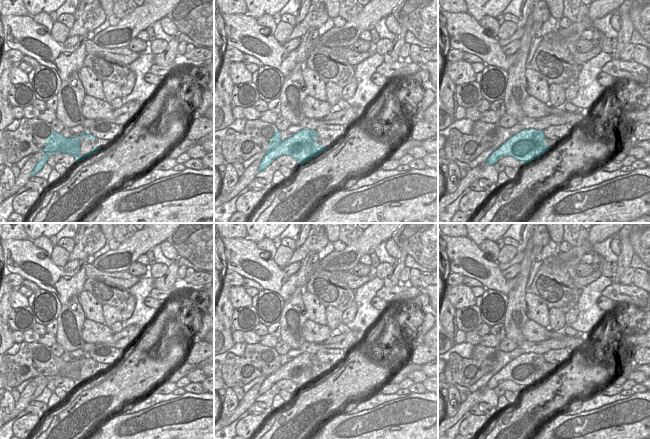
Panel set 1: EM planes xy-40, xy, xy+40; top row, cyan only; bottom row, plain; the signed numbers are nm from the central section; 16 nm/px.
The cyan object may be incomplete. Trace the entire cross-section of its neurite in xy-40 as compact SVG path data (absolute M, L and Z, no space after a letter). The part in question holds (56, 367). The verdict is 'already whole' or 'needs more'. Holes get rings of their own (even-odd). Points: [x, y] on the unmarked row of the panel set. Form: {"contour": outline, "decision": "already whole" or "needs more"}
{"contour": "M52 352L52 356L48 360L48 363L45 366L46 371L43 372L42 374L42 376L44 376L45 379L31 395L30 401L33 401L43 392L44 388L47 387L48 381L50 379L56 380L57 377L67 377L74 380L75 386L78 387L101 373L100 370L97 370L91 376L81 380L80 366L79 366L80 361L90 361L92 364L96 364L96 361L94 361L89 356L80 358L79 360L75 360L73 362L66 362L60 357L56 357Z", "decision": "already whole"}

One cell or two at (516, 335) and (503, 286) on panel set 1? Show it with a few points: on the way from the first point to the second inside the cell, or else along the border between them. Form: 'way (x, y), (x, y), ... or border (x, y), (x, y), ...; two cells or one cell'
border (516, 275), (516, 283), (507, 295); two cells

